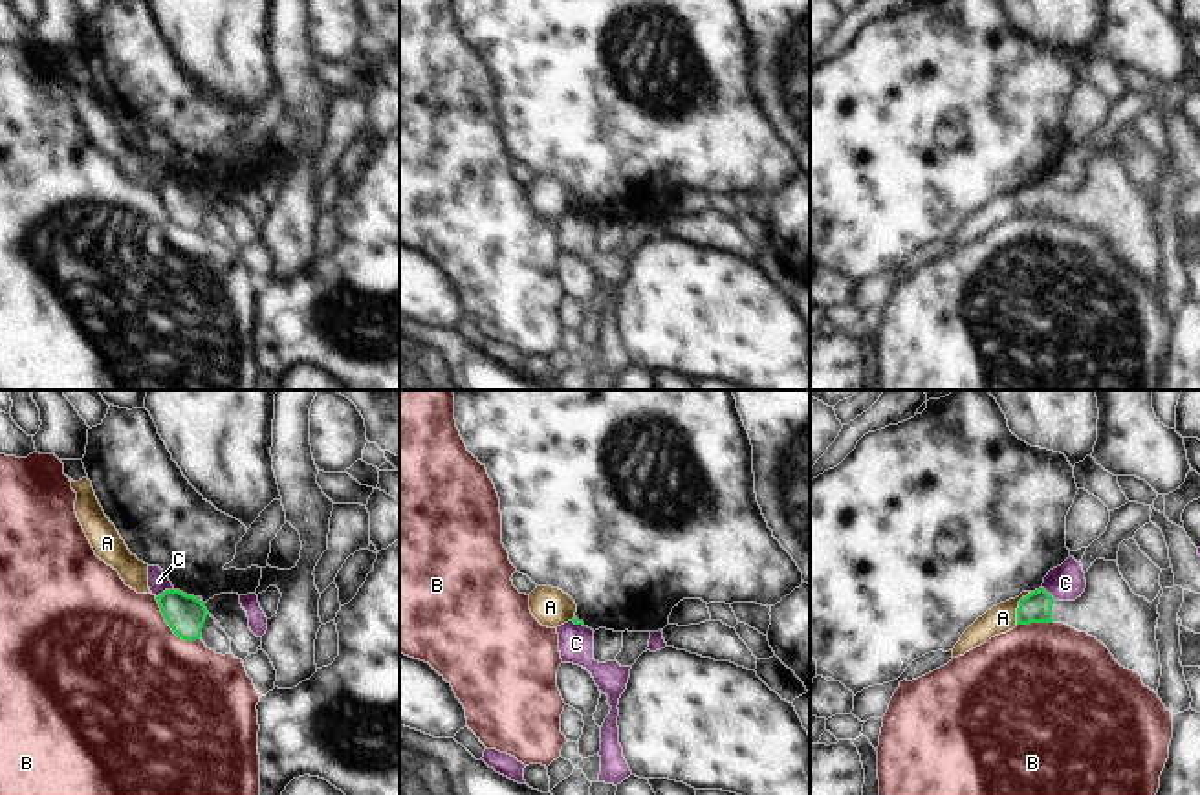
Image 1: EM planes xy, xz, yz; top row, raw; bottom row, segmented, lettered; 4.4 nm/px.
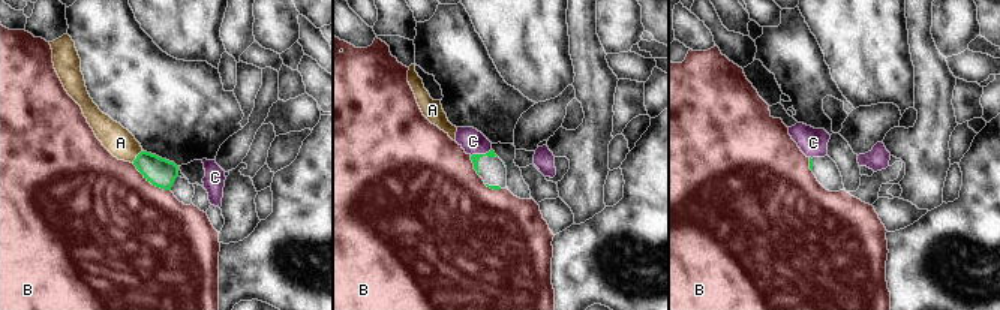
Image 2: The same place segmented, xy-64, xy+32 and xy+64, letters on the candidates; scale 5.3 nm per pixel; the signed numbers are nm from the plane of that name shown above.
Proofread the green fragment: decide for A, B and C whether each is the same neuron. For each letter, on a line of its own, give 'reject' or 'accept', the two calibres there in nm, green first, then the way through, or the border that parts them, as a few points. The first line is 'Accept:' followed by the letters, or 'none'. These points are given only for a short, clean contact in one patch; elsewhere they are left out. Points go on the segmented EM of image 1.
Accept: none
A: reject | 140/130 nm
B: reject | 180/500 nm
C: reject | 180/90 nm | along xy (173, 587), (156, 598)

